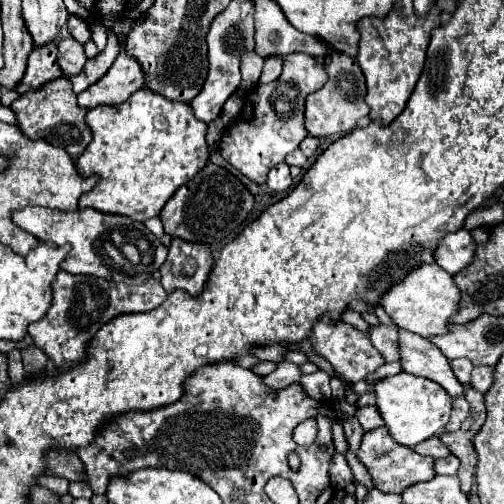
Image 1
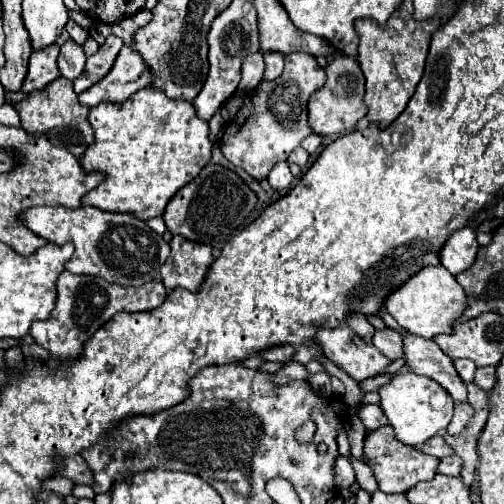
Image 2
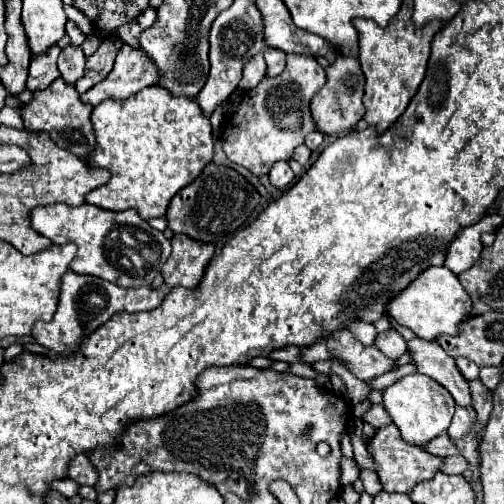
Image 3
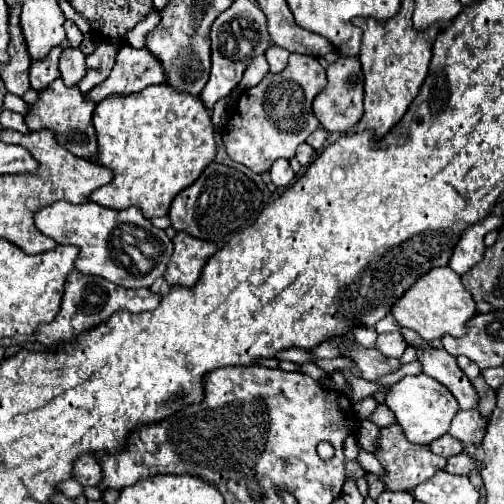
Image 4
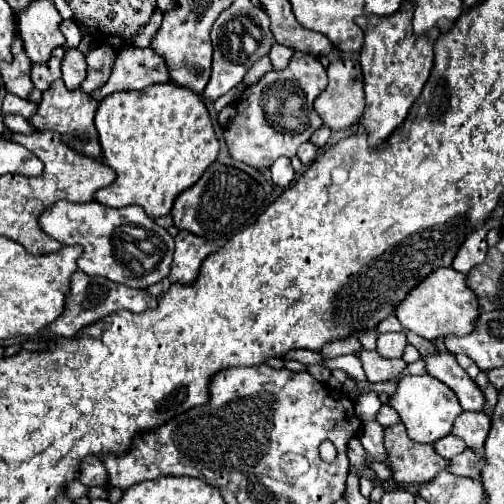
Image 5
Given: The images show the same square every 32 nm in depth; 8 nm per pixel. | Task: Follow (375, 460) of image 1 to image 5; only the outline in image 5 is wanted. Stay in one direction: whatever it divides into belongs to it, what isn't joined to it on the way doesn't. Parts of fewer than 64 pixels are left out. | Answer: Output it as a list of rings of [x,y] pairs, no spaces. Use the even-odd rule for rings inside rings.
[[[404,424],[384,428],[386,466],[392,470],[392,482],[398,488],[410,484],[424,484],[432,480],[440,470],[446,470],[448,460],[438,456],[430,444],[418,444],[408,438]]]

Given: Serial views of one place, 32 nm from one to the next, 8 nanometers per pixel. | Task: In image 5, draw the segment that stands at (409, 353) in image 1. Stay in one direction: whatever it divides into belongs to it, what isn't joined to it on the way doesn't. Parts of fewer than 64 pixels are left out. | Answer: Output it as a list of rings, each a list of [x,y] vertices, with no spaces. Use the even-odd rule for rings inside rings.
[[[434,352],[430,356],[422,356],[422,360],[426,362],[426,372],[444,382],[456,394],[464,410],[478,410],[478,412],[482,410],[484,406],[482,392],[478,390],[474,380],[470,380],[470,376],[458,366],[452,354]]]

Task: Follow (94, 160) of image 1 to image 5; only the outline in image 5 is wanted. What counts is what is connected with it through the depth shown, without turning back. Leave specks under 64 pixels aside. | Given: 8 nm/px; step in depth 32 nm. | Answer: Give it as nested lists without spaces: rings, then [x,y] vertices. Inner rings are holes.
[[[172,82],[148,86],[140,92],[116,92],[106,96],[96,110],[94,124],[100,136],[102,146],[102,162],[116,172],[114,184],[98,190],[94,200],[110,206],[110,208],[124,208],[124,206],[142,206],[150,218],[166,216],[172,210],[172,200],[204,174],[220,150],[220,144],[214,134],[212,118],[198,94],[192,94],[186,88],[178,88]]]

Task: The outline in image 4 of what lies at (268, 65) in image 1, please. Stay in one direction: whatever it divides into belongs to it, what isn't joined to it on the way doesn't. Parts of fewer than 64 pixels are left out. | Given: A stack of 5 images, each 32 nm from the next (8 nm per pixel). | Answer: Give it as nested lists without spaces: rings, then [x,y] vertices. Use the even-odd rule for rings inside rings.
[[[270,46],[264,56],[266,56],[268,64],[270,64],[270,74],[278,74],[278,72],[282,72],[286,68],[290,52],[284,50],[284,48],[278,48],[278,46]]]

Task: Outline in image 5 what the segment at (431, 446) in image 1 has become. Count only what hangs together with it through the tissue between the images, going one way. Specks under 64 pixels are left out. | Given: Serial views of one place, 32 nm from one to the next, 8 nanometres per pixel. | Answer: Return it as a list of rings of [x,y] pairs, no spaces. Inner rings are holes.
[[[448,434],[448,436],[440,438],[440,440],[436,440],[432,446],[434,446],[434,450],[436,450],[440,456],[444,456],[444,458],[452,458],[452,456],[462,454],[462,452],[466,450],[464,440],[456,438],[456,436],[452,436],[452,434]]]

